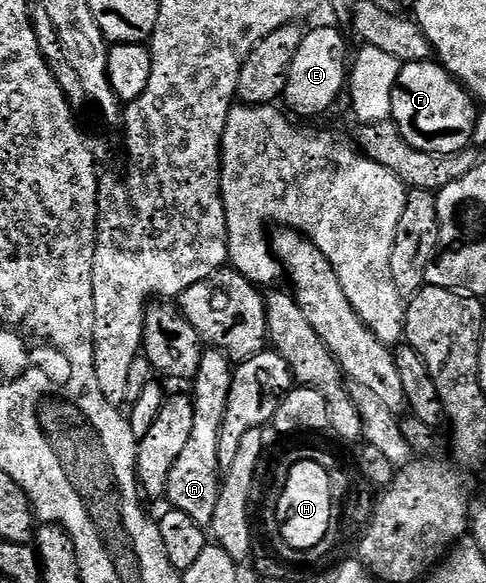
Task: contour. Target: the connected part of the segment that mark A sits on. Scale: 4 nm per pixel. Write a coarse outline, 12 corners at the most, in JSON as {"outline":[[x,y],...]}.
{"outline":[[204,351],[190,385],[193,434],[166,503],[210,529],[221,487],[217,442],[233,371]]}

